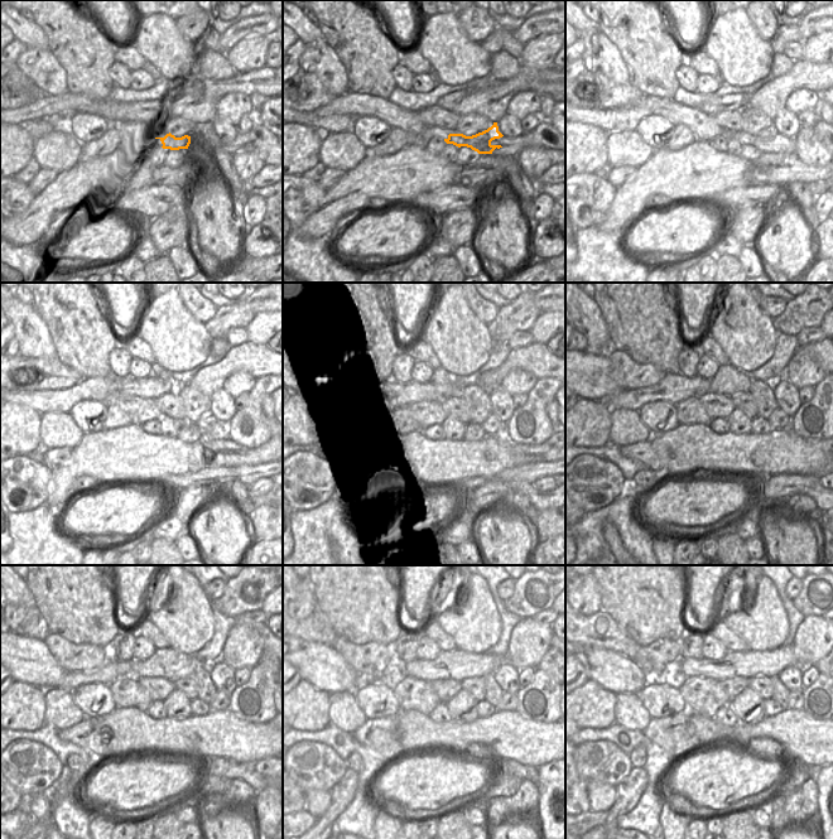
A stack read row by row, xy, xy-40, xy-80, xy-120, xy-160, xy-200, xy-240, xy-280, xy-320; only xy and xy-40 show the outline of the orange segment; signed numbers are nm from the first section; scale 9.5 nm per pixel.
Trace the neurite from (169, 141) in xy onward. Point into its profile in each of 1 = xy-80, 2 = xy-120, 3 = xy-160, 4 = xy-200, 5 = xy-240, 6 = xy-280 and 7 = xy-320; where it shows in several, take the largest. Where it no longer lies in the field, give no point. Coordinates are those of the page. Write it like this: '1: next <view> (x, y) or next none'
1: next xy-80 (764, 141)
2: next xy-120 (206, 423)
3: next xy-160 (492, 425)
4: next xy-200 (779, 419)
5: next xy-240 (221, 702)
6: next xy-280 (509, 702)
7: next xy-320 (797, 697)

